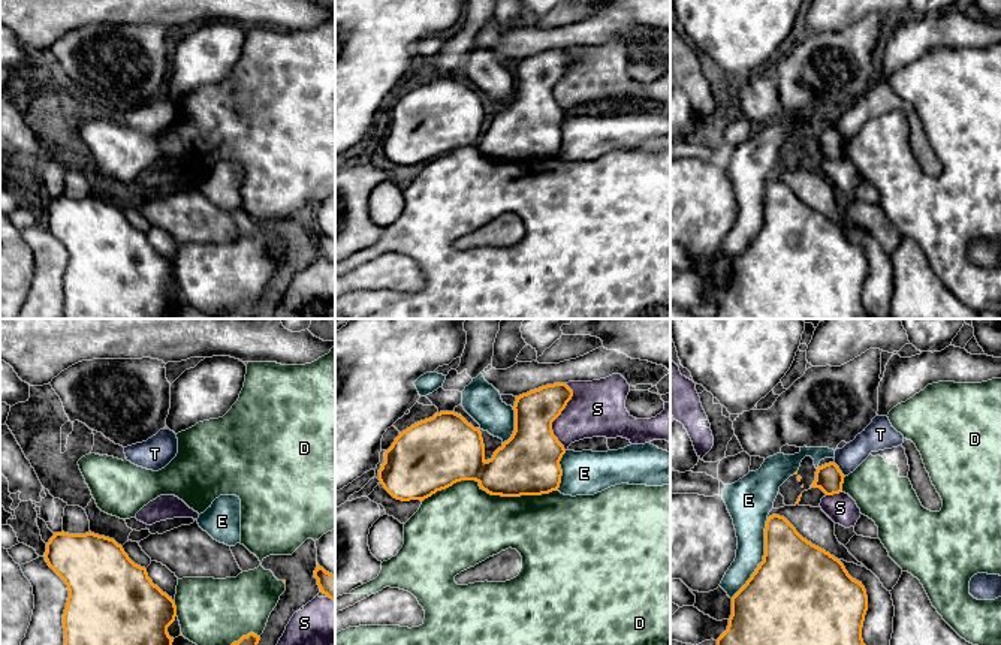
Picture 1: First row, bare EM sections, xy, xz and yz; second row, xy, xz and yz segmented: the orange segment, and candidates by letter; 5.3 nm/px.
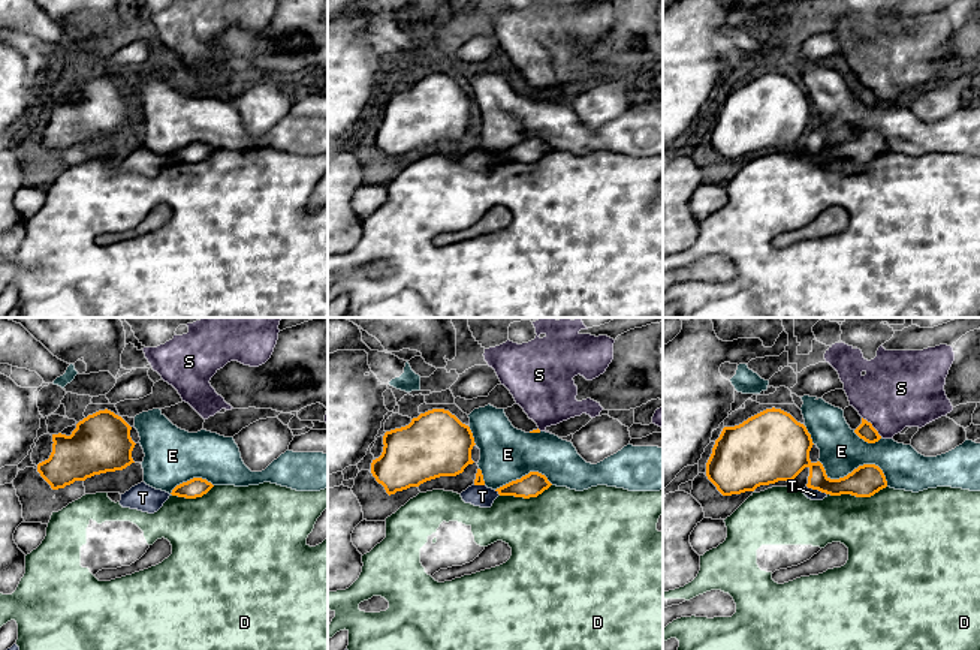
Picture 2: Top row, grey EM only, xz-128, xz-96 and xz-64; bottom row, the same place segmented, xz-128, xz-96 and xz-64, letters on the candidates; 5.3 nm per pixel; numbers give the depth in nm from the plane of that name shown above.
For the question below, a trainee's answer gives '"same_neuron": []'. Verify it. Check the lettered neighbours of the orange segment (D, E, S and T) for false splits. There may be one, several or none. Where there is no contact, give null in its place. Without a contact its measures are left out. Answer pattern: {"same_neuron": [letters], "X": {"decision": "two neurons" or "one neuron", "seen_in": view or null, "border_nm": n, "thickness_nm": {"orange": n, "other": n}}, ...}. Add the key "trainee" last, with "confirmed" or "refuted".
{"same_neuron": [], "D": {"decision": "two neurons", "seen_in": "xz", "border_nm": 750, "thickness_nm": {"orange": 320, "other": 440}}, "E": {"decision": "two neurons", "seen_in": "yz", "border_nm": 480, "thickness_nm": {"orange": 500, "other": 190}}, "S": {"decision": "two neurons", "seen_in": "xz", "border_nm": 360, "thickness_nm": {"orange": 300, "other": 300}}, "T": {"decision": "two neurons", "seen_in": "yz", "border_nm": 100, "thickness_nm": {"orange": 150, "other": 140}}, "trainee": "confirmed"}

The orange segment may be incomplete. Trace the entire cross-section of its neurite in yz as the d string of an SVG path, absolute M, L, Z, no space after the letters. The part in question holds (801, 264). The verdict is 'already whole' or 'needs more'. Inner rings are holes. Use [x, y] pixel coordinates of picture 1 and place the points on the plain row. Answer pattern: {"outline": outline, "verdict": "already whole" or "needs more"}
{"outline": "M772 180L765 193L763 226L732 262L727 295L712 319L871 319L862 304L866 275L862 247L853 244L838 223L803 204L784 181Z", "verdict": "already whole"}

